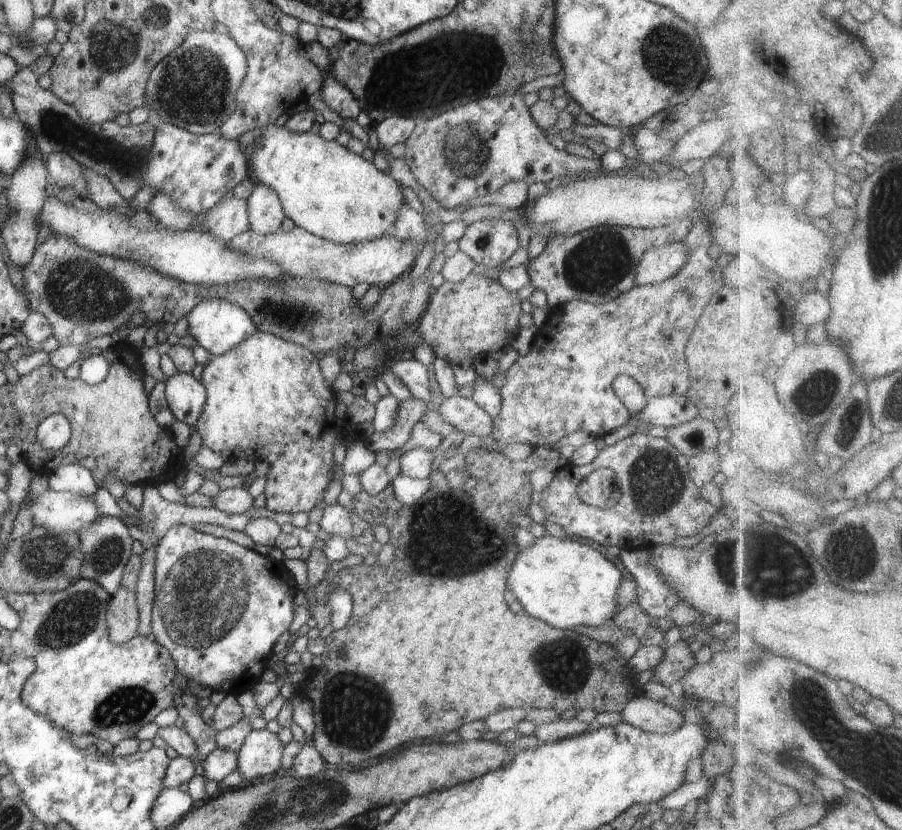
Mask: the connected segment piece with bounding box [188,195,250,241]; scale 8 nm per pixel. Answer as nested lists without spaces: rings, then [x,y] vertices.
[[[237,195],[222,200],[217,206],[210,208],[207,218],[202,220],[200,226],[194,220],[188,230],[193,231],[194,227],[223,240],[232,241],[250,229],[248,202],[239,199]]]

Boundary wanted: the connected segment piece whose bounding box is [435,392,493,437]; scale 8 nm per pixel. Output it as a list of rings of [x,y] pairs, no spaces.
[[[458,392],[435,409],[442,420],[454,427],[455,432],[486,437],[493,432],[493,419],[478,404],[470,398],[463,398]]]

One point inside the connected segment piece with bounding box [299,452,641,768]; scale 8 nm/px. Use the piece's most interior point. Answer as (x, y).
(430, 645)

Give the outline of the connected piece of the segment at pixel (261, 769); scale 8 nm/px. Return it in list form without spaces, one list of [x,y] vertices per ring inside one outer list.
[[[252,730],[242,748],[238,752],[239,760],[237,772],[241,773],[248,783],[271,778],[282,773],[282,760],[285,745],[278,739],[277,734],[264,730]]]

